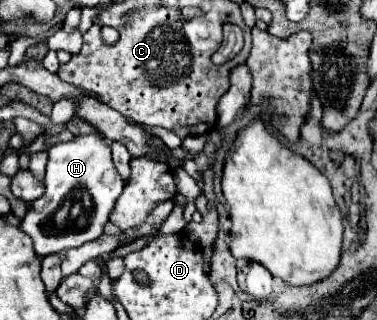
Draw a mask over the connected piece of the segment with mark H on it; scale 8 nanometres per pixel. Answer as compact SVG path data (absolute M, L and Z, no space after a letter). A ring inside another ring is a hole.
M87 133L75 135L71 141L57 143L49 149L47 175L43 181L47 191L41 199L29 203L29 211L21 221L21 231L33 239L39 257L81 247L103 233L103 225L109 221L109 213L123 191L109 145L103 135Z

